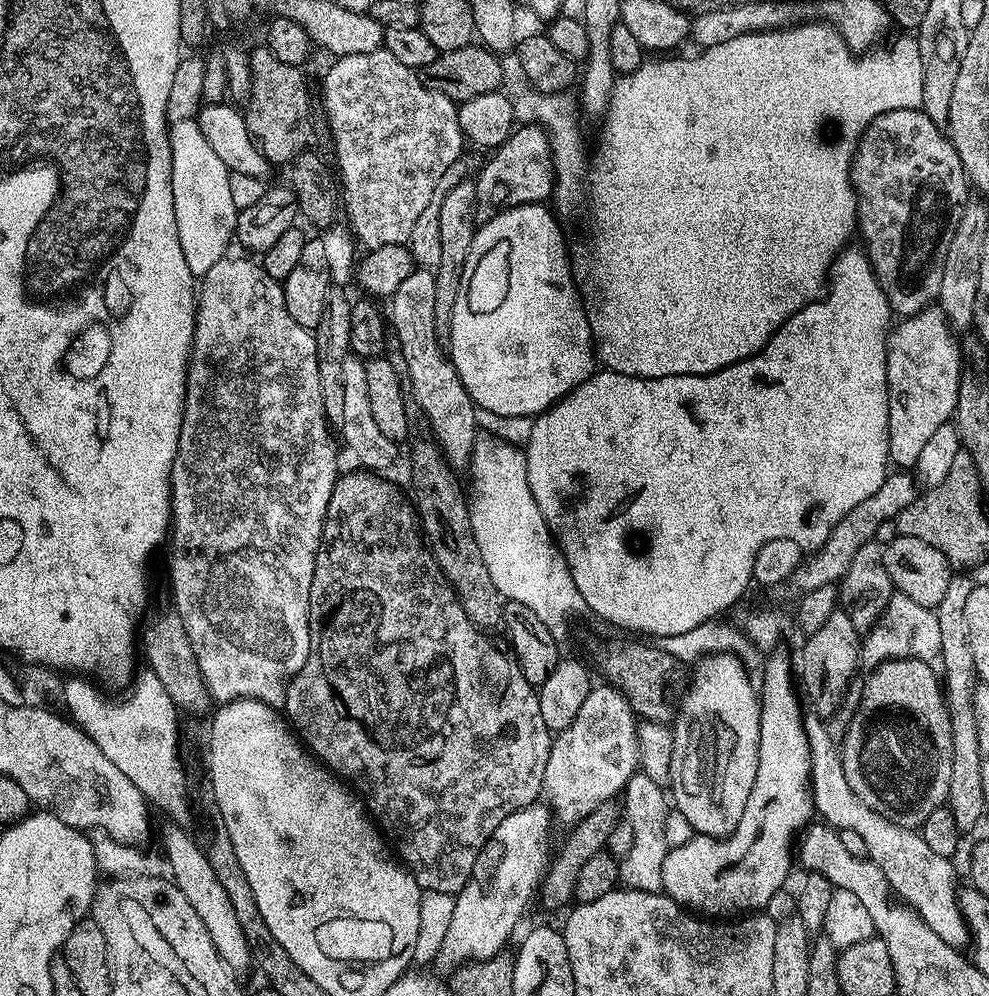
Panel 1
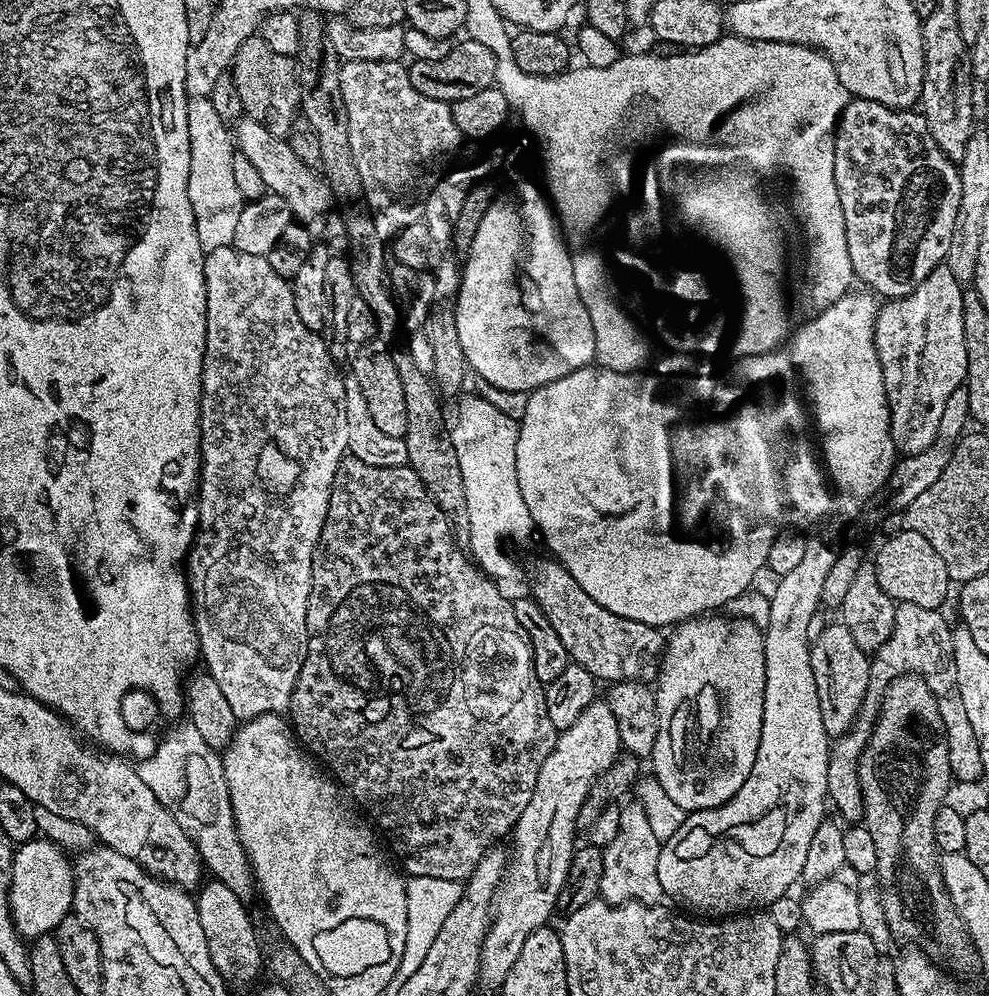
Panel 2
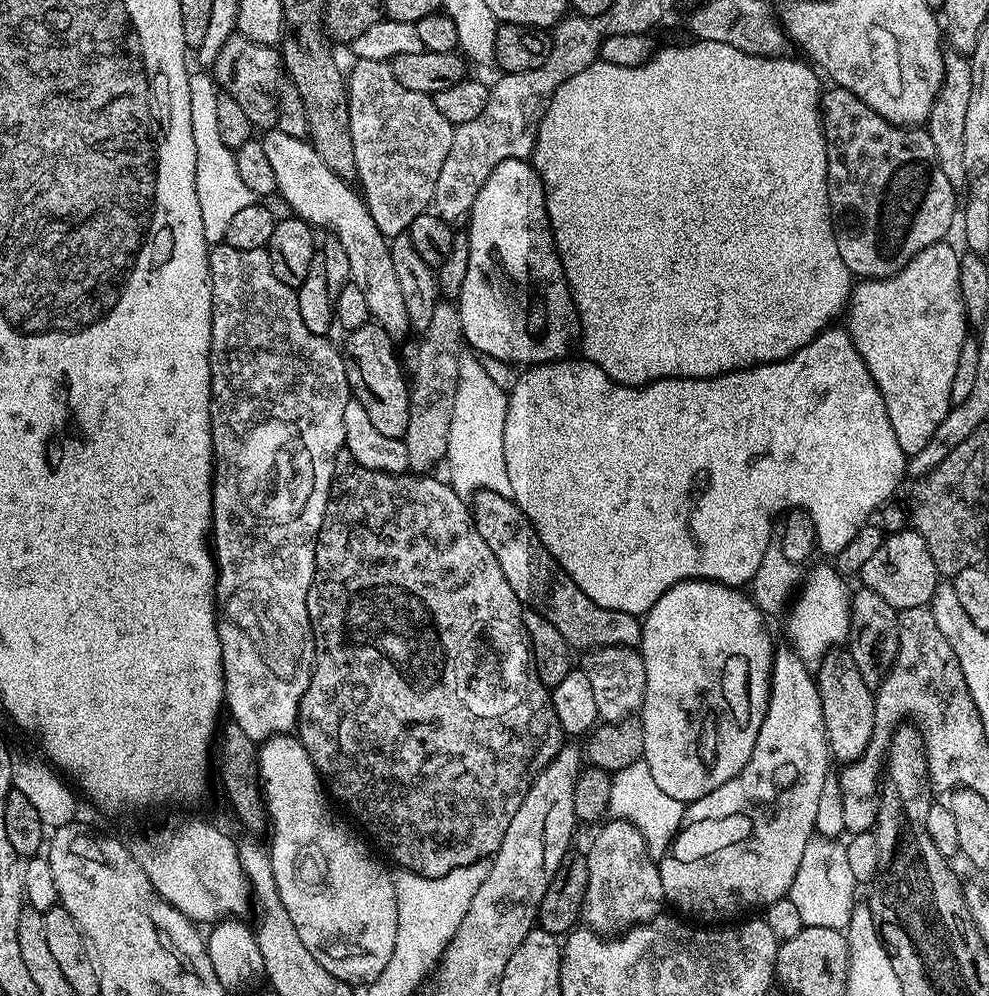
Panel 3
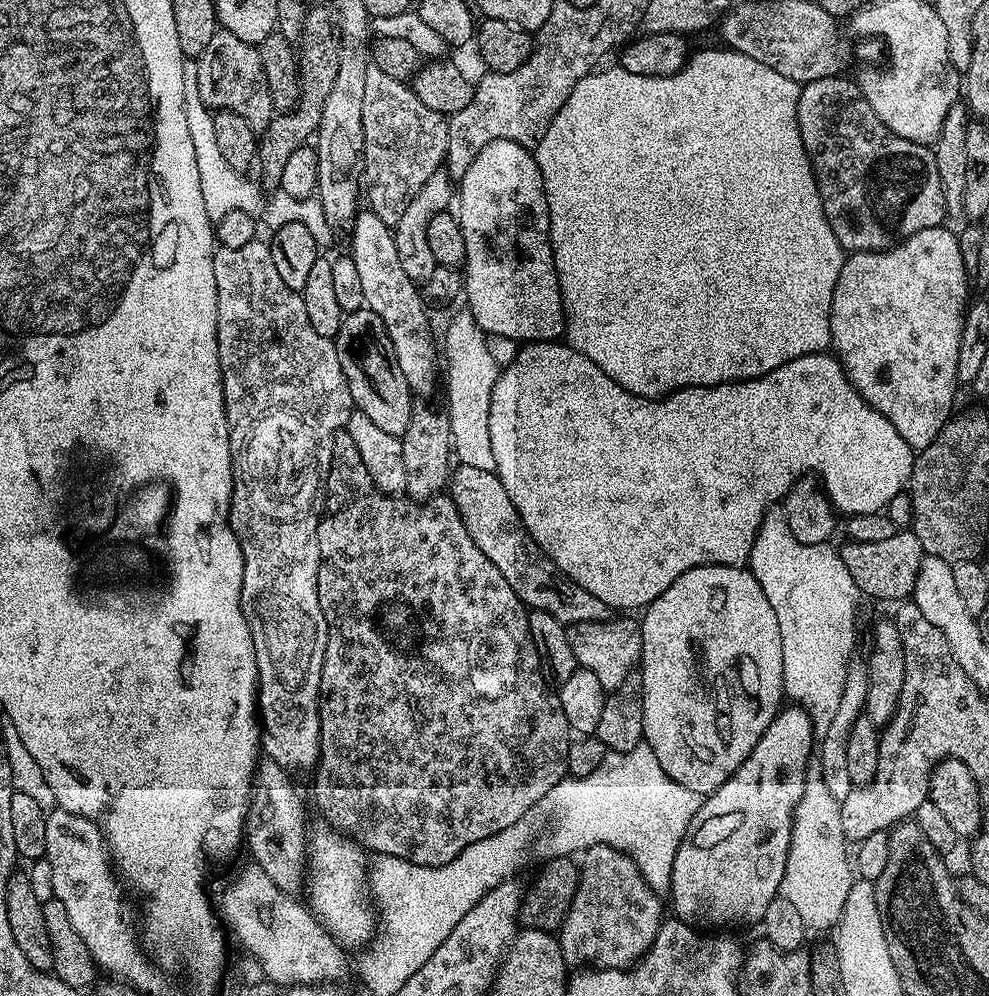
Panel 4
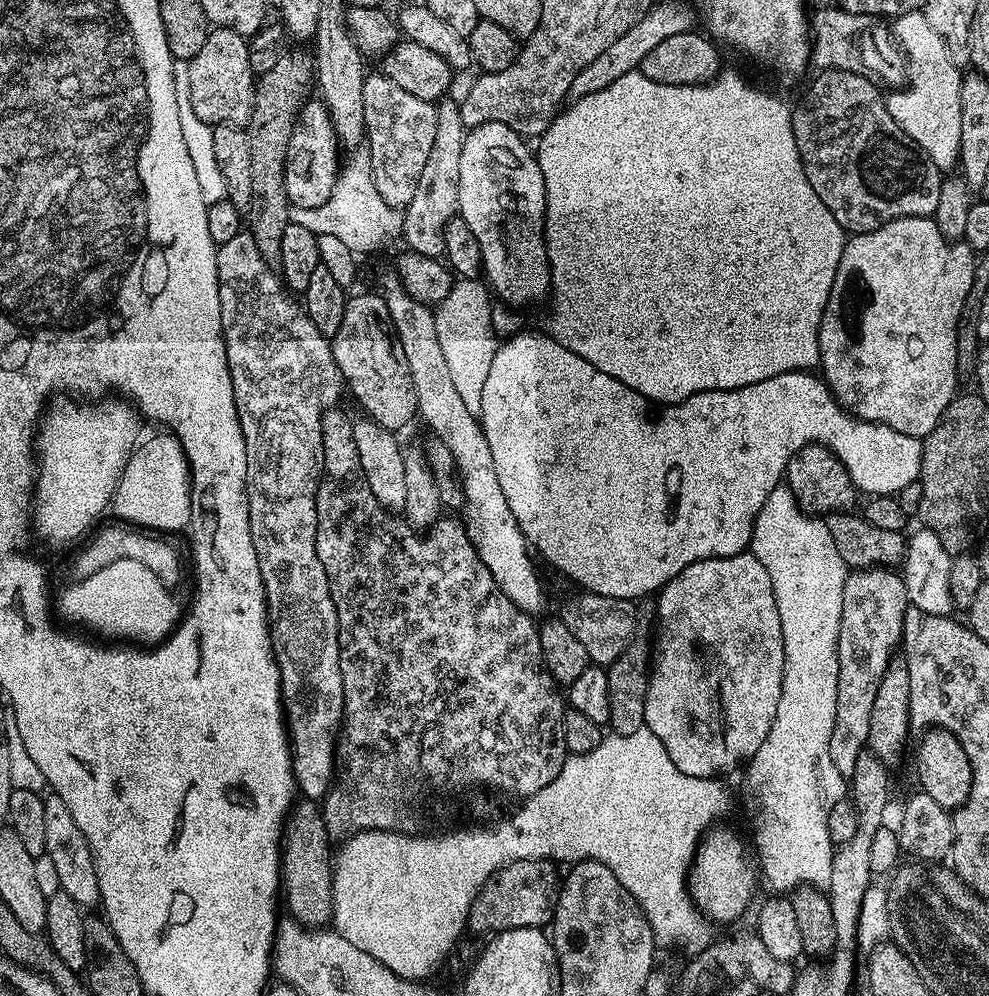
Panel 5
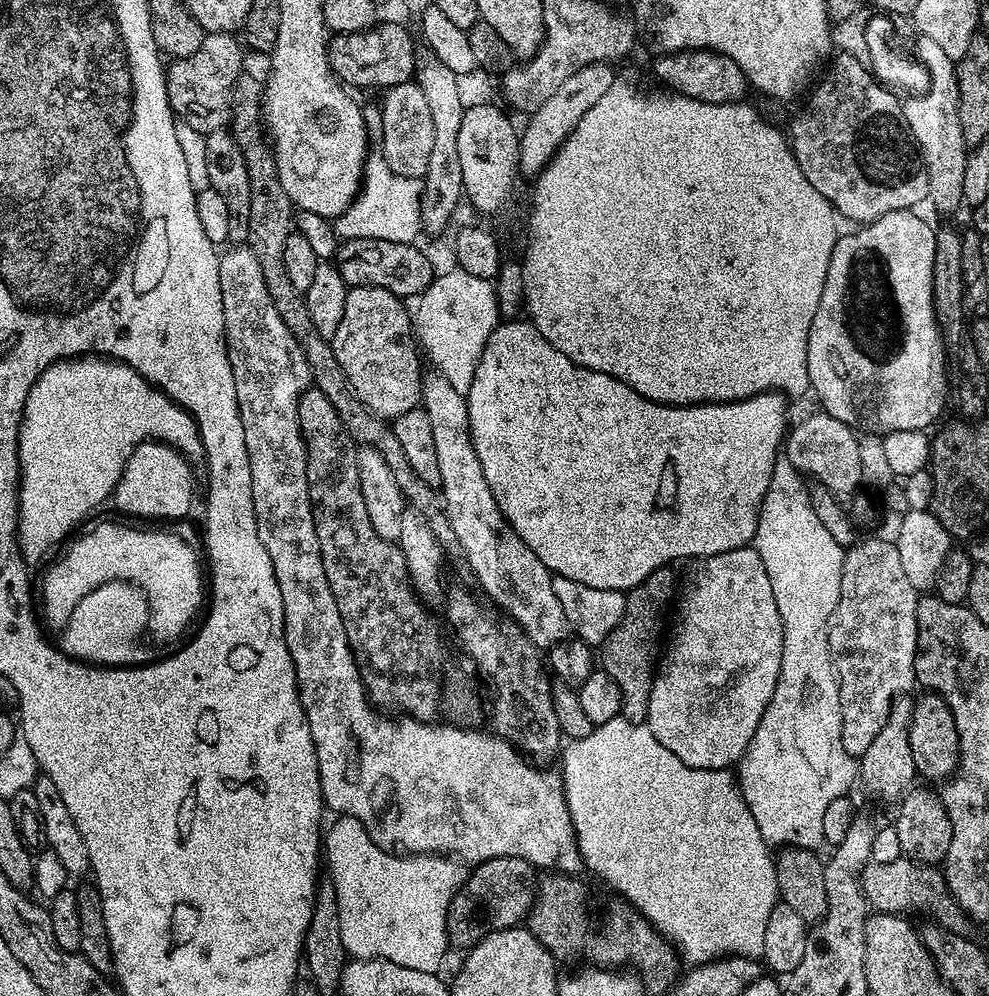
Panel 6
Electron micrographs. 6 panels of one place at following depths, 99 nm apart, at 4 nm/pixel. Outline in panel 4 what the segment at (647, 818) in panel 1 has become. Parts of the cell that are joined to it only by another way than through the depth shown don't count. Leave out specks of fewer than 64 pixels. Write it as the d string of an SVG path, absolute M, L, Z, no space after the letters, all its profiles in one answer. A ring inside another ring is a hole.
M599 844L593 848L587 848L582 854L582 859L579 861L578 867L580 869L580 881L578 882L578 890L574 894L574 902L570 902L570 910L566 914L566 918L562 922L558 933L560 941L560 949L564 955L564 962L569 969L580 970L585 966L592 968L630 968L636 961L640 960L650 950L650 946L654 942L654 938L658 934L660 925L662 923L662 915L660 916L660 900L661 897L644 881L642 874L638 870L638 866L632 861L625 852L619 852L616 848L611 848L605 844Z

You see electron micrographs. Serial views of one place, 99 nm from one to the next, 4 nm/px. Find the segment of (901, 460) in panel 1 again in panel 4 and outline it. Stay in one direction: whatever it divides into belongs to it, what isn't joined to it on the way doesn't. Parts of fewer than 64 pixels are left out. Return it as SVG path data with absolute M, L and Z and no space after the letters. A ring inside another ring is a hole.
M948 226L931 228L930 230L918 230L913 236L892 245L883 252L854 252L845 259L842 266L842 274L838 274L838 282L834 286L834 298L830 306L830 334L832 335L831 347L834 355L844 367L844 373L850 378L850 382L862 394L862 398L878 414L882 414L898 430L898 434L908 443L913 450L919 450L930 446L934 438L949 423L952 412L952 399L956 396L958 381L958 350L962 342L962 326L964 325L965 312L960 309L960 300L969 303L970 274L962 262L962 250L960 249L960 237L955 231L951 232Z

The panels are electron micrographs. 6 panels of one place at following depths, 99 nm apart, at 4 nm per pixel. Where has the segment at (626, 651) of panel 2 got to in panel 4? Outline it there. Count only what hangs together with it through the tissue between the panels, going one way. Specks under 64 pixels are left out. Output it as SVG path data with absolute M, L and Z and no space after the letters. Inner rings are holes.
M459 463L449 477L448 495L474 544L498 567L525 607L554 614L554 618L566 626L581 624L584 621L602 621L611 617L612 612L608 604L573 583L538 546L526 530L521 516L517 514L517 508L510 502L497 474Z

